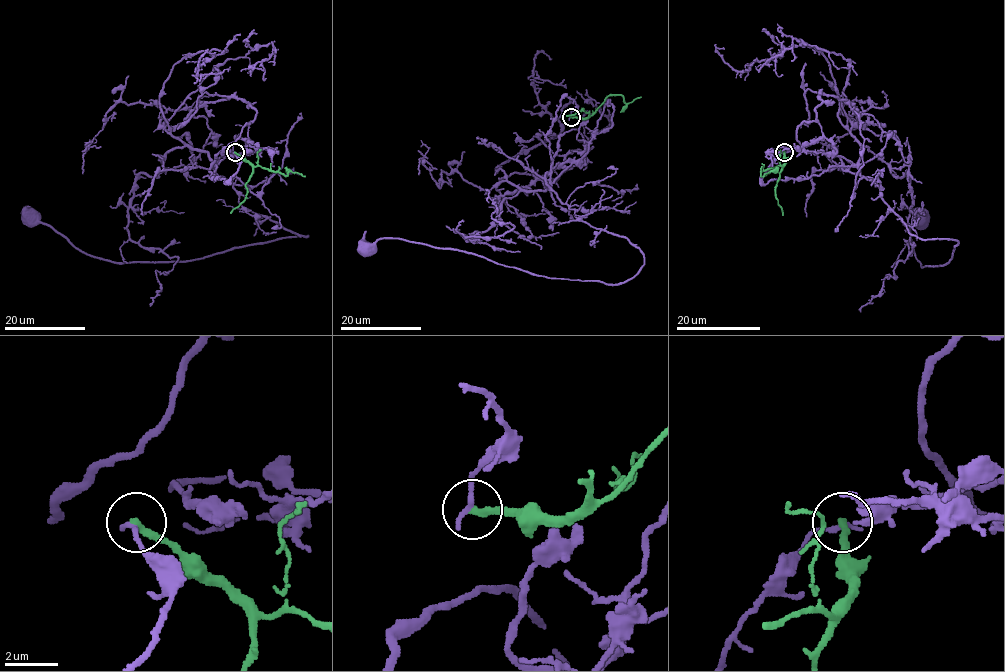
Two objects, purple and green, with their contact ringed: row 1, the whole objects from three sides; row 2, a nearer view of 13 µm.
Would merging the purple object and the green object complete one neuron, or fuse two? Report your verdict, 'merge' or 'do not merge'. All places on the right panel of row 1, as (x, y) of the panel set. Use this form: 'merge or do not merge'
do not merge

